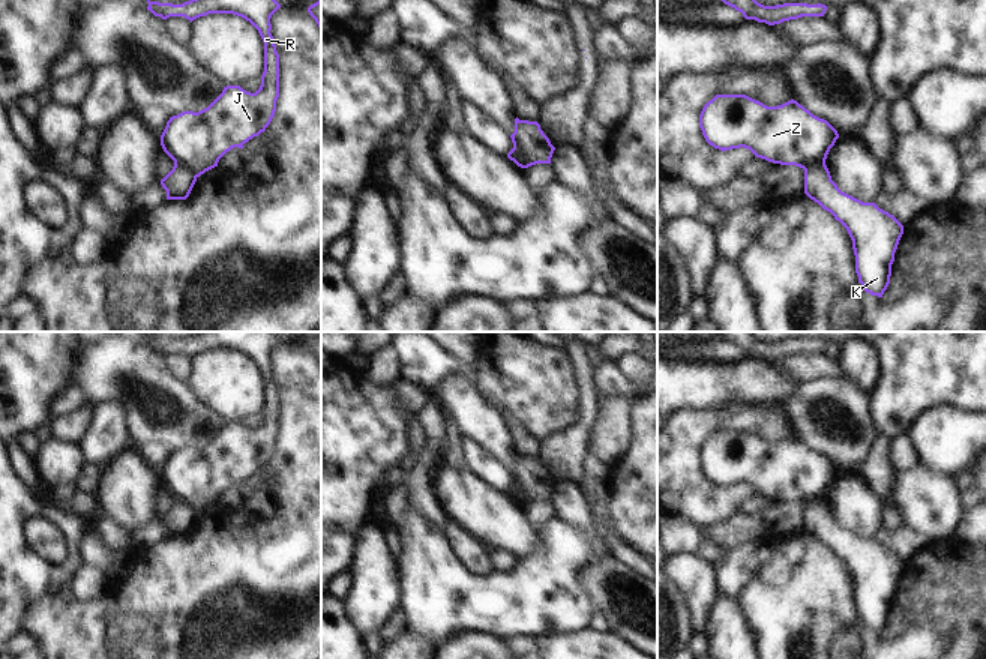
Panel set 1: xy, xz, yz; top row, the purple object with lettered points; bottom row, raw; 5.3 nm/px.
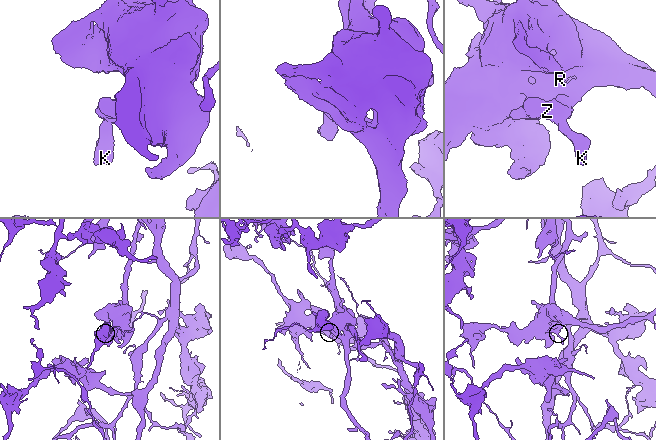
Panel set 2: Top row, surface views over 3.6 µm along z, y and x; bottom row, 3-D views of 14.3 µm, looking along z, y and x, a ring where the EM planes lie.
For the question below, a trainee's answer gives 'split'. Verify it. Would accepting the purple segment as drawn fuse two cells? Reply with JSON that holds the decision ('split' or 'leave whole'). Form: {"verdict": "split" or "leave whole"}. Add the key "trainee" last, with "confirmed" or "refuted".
{"verdict": "split", "trainee": "confirmed"}

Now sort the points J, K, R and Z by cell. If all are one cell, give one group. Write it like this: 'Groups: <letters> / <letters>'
Groups: J R Z / K

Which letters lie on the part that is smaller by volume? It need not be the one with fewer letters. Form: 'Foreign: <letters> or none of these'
Foreign: K

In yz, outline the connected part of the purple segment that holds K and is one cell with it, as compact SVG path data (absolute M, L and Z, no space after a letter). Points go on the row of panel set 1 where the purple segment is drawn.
M815 162L804 170L804 194L846 228L858 282L866 293L882 297L903 225L875 203L863 203L842 192L825 164Z

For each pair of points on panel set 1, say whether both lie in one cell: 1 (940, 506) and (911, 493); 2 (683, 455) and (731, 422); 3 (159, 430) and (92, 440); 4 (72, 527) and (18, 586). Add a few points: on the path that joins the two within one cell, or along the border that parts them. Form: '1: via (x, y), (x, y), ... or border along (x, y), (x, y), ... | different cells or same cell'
1: via (932, 506), (919, 494) | same cell
2: via (691, 442), (710, 422), (718, 422) | same cell
3: border along (114, 401), (123, 409), (131, 445) | different cells
4: via (72, 548), (72, 559), (56, 575), (39, 578) | same cell

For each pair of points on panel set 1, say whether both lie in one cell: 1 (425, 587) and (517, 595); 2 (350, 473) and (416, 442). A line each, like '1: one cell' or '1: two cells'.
1: one cell
2: two cells

